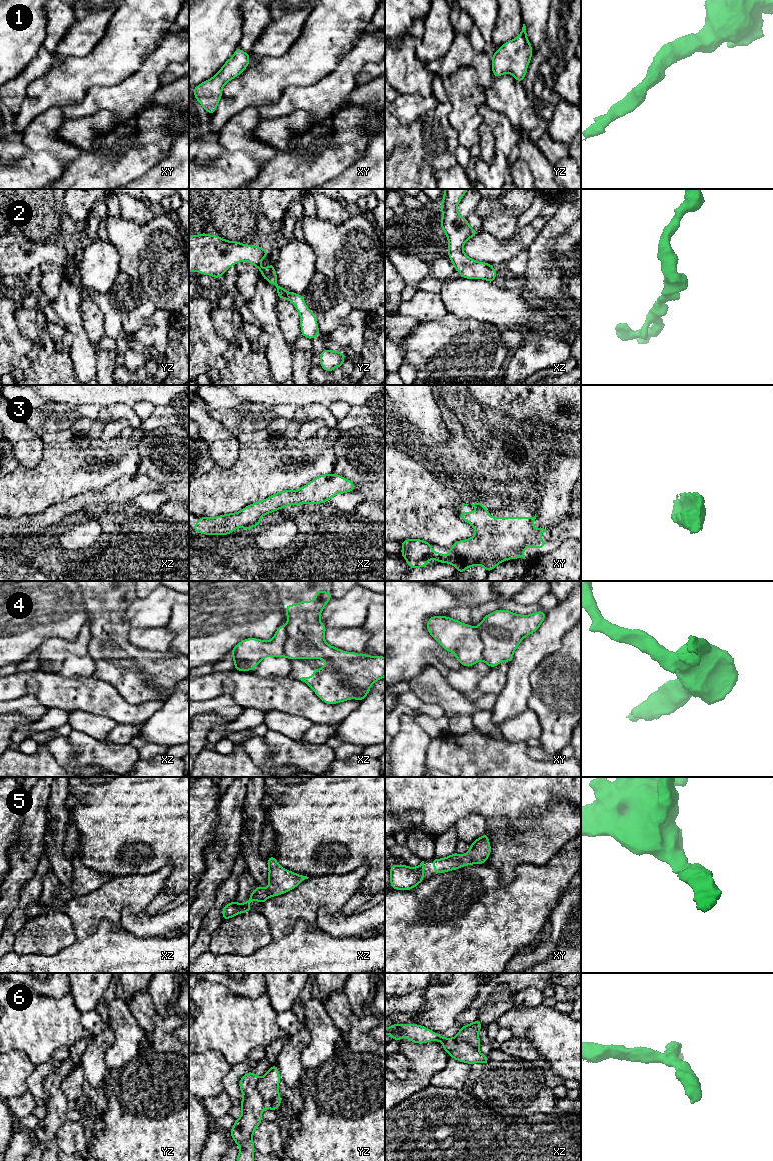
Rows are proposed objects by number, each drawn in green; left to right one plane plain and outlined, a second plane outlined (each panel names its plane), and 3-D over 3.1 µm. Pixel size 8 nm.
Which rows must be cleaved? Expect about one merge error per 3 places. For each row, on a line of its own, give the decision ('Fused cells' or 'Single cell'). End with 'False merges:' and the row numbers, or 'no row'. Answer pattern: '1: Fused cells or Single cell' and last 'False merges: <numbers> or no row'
1: Single cell
2: Single cell
3: Single cell
4: Fused cells
5: Single cell
6: Fused cells
False merges: 4, 6

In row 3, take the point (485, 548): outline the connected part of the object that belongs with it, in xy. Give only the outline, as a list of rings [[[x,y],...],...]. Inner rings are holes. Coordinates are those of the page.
[[[482,503],[471,504],[477,509],[476,512],[461,512],[459,516],[468,522],[474,529],[475,535],[466,540],[459,540],[450,546],[449,553],[444,557],[440,552],[432,551],[432,544],[421,539],[402,540],[401,555],[406,559],[411,569],[428,566],[428,560],[437,560],[438,563],[449,563],[457,568],[462,574],[468,567],[482,566],[487,572],[493,570],[502,561],[508,559],[525,558],[523,552],[528,546],[544,549],[545,539],[540,539],[540,535],[547,530],[544,528],[535,529],[534,517],[491,517],[489,511]]]

